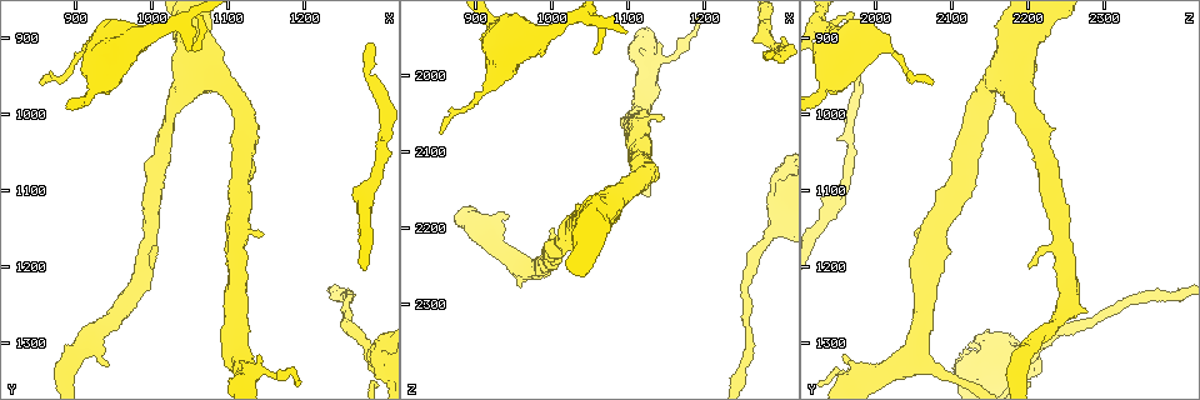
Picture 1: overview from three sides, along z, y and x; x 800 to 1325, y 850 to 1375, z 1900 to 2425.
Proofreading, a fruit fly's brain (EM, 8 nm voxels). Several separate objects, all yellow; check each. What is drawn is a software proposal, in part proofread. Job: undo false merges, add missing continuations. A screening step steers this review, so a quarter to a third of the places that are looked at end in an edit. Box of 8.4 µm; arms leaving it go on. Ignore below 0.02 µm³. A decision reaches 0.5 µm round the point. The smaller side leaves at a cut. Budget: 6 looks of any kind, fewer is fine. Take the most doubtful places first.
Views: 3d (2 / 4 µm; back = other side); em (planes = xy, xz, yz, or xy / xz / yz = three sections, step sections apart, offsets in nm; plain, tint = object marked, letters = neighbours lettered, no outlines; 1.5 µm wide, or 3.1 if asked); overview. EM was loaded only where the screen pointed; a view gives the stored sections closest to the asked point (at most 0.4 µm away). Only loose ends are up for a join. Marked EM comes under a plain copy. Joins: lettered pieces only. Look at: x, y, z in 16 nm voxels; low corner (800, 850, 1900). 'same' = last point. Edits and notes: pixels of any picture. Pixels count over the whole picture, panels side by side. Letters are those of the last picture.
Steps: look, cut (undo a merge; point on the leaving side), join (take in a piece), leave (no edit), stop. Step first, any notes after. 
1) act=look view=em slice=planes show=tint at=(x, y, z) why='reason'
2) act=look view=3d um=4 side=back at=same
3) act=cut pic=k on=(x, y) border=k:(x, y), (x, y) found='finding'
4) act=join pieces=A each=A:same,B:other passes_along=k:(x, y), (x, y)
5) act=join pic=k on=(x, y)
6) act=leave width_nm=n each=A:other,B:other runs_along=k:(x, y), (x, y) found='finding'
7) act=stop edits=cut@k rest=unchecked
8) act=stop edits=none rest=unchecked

act=look view=3d um=2 at=(1290, 915, 1970) why='an open end'

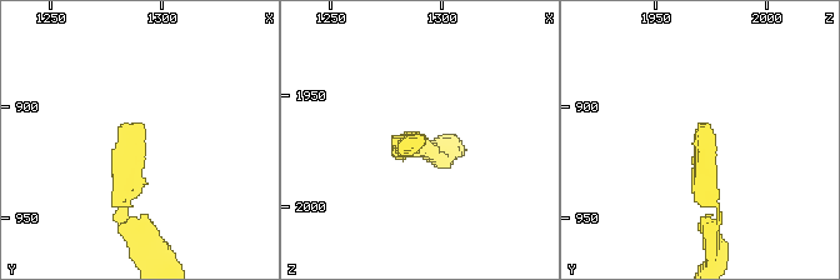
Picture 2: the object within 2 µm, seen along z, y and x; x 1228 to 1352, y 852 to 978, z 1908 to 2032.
act=look view=em slice=planes show=letters at=(1293, 911, 1971) why='need the tissue'

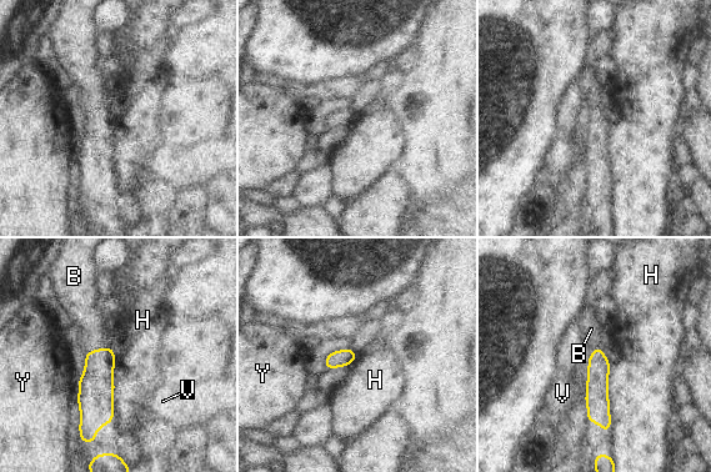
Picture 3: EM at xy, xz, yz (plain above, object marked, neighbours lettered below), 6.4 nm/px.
act=join pieces=B width_nm=110 each=B:same,H:other,V:other,Y:other passes_along=3:(96, 387), (96, 350), (86, 317) found='the neuron continues'

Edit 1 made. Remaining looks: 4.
act=look view=overview why='see it whole again'

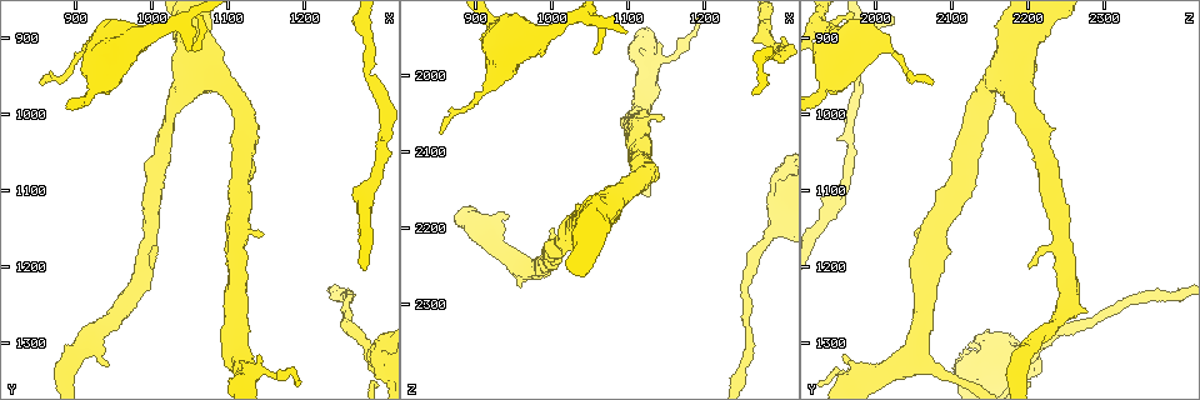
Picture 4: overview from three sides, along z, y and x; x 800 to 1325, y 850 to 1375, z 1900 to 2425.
act=look view=3d um=4 at=(945, 1335, 2185) why='free end'

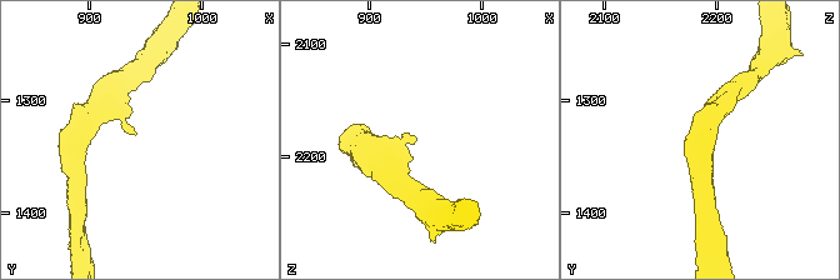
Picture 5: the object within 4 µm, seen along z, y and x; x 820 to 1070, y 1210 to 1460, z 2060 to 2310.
act=look view=em slice=xy step=4 show=tint at=(942, 1332, 2184)

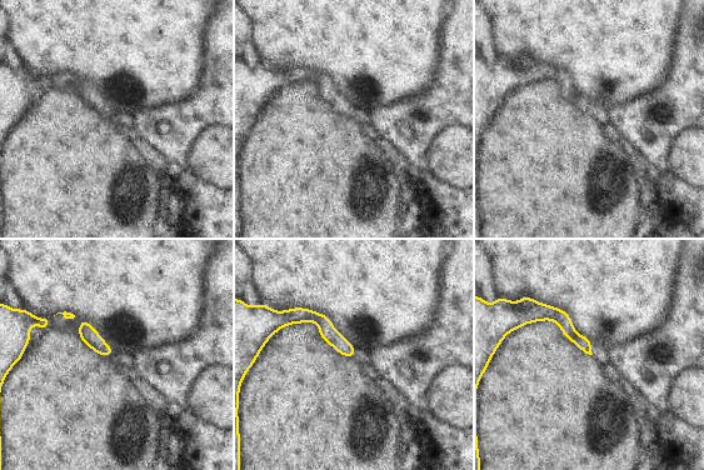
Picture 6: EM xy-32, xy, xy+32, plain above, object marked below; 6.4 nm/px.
act=look view=em slice=planes show=letters at=same why='another direction'

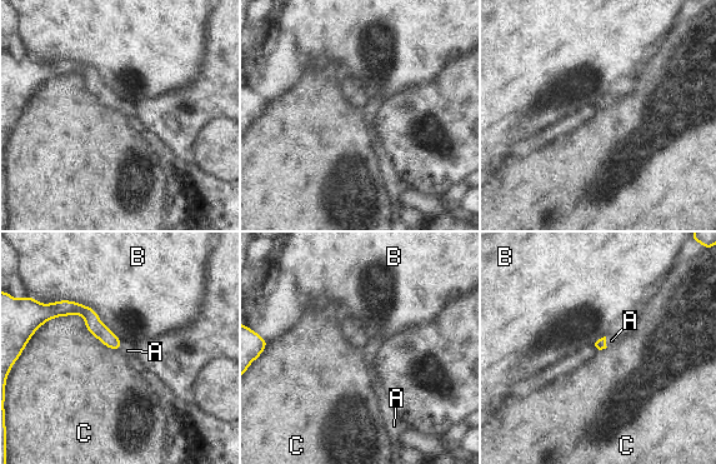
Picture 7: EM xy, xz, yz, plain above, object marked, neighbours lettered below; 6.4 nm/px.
act=join pieces=A longest_contact=C:550nm each=A:same,B:other,C:other passes_along=7:(600, 344), (605, 342), (611, 340) found='the neuron continues'

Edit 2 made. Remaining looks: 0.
act=stop edits=join@3,join@7 rest=unchecked

